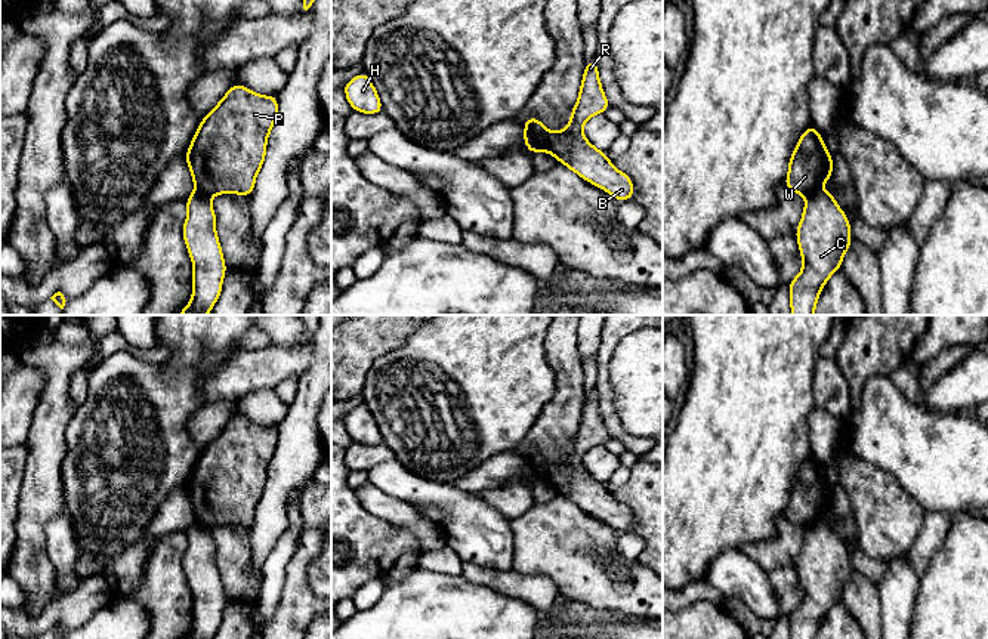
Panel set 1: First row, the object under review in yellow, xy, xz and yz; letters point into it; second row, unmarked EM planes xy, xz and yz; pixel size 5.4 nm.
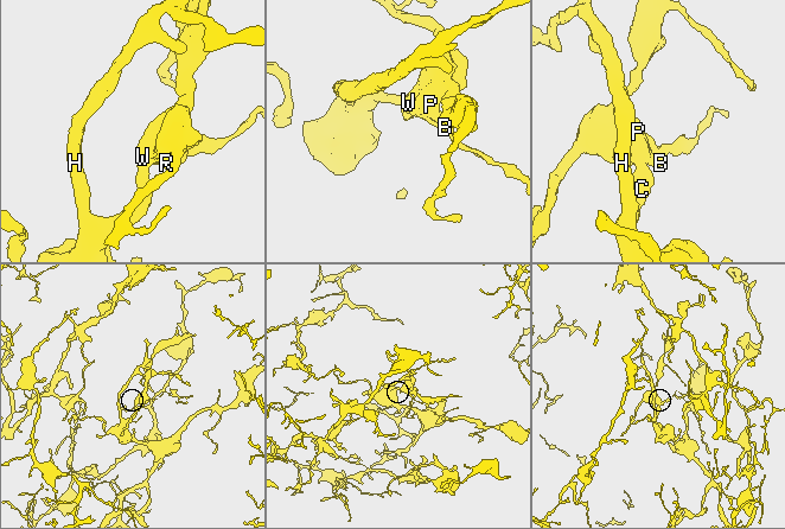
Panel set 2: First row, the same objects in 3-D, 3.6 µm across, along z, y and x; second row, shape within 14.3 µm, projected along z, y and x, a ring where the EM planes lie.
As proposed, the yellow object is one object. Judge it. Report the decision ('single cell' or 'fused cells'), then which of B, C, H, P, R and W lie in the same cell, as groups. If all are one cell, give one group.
fused cells; B P R W / C H

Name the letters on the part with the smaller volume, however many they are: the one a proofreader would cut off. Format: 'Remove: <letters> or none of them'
Remove: B, P, R, W

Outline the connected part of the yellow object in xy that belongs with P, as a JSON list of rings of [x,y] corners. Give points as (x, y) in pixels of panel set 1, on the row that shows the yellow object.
[[[232,84],[219,104],[201,120],[185,154],[195,191],[212,198],[217,194],[250,197],[266,157],[268,136],[278,115],[278,96],[253,93]]]

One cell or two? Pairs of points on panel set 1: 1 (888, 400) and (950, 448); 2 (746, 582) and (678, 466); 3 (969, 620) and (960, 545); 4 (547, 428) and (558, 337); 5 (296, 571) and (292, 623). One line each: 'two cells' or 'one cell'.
1: one cell
2: two cells
3: one cell
4: one cell
5: one cell

